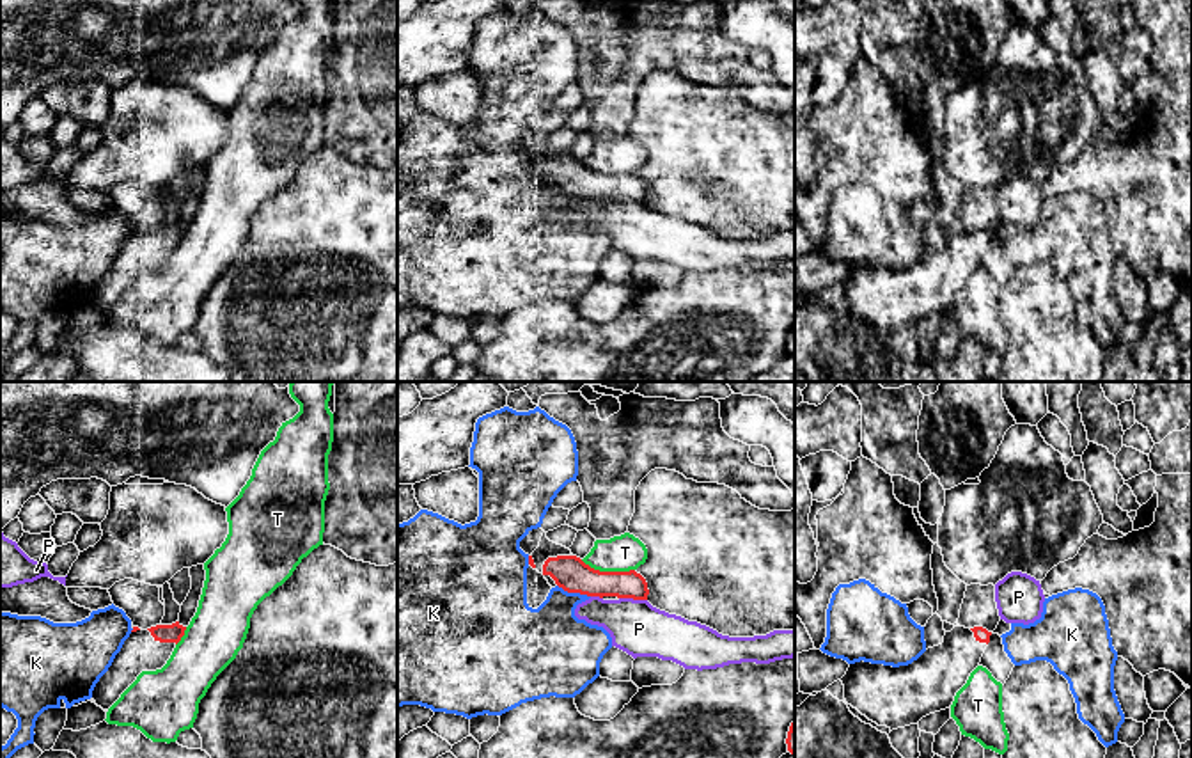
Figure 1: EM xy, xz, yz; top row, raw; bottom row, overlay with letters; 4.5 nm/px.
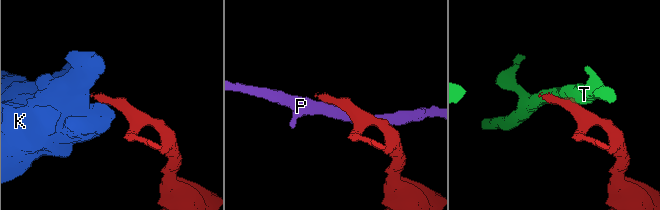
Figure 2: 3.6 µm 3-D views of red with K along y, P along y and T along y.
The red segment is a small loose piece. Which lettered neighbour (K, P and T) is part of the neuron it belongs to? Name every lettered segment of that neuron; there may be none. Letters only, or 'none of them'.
none of them

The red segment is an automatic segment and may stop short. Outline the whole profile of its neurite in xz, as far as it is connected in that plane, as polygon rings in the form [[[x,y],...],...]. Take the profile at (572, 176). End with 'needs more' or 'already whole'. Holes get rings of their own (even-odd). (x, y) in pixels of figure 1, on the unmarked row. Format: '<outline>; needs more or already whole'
[[[543,135],[539,149],[529,158],[529,167],[543,178],[550,178],[568,195],[587,199],[617,199],[647,202],[646,181],[635,172],[600,174],[573,158],[569,151],[557,147]]]; needs more

